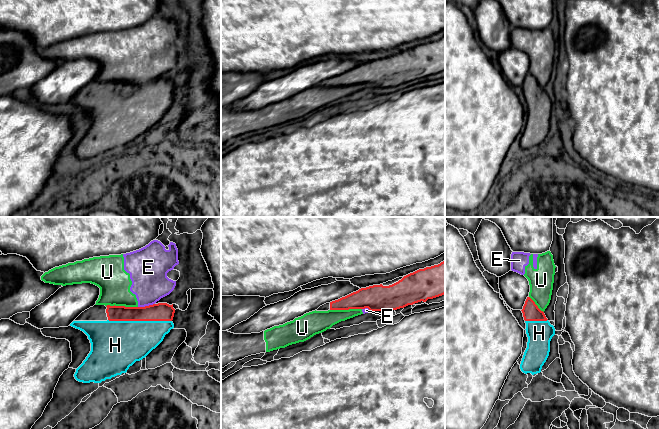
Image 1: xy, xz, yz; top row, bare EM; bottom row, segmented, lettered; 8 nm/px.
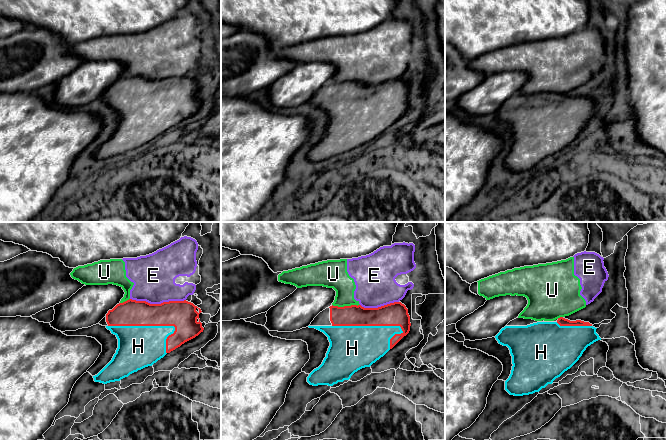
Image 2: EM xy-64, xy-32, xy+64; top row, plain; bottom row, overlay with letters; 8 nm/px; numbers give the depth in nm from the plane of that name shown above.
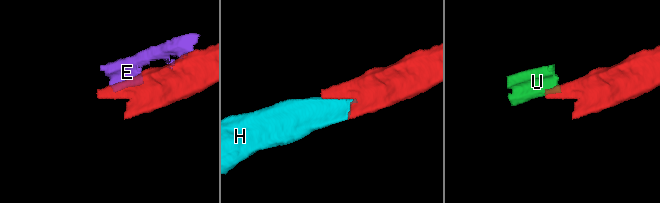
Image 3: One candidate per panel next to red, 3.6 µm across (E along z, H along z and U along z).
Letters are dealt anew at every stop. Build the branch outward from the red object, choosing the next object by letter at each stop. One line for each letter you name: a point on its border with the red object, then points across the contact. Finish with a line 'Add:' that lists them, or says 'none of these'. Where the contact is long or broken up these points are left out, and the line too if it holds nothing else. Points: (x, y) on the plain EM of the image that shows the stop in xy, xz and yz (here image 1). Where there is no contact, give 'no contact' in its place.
H: contact xy (140, 96)
Add: H

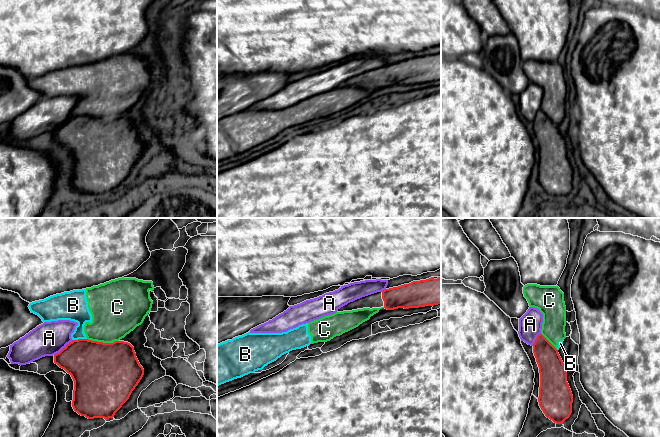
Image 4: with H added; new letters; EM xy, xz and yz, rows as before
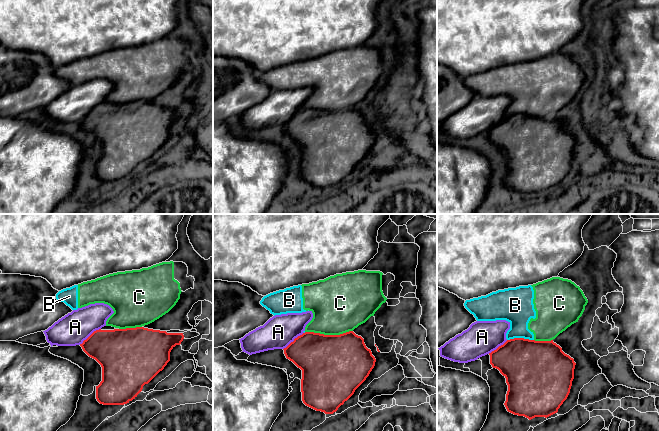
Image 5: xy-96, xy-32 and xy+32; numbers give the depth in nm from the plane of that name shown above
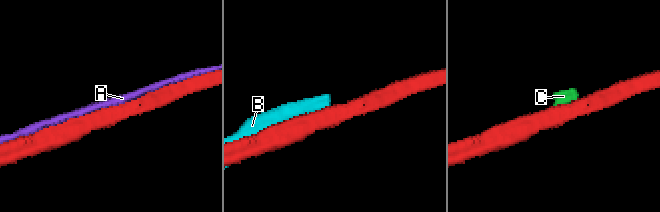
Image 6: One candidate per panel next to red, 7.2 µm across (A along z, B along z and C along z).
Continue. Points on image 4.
Add: none of these

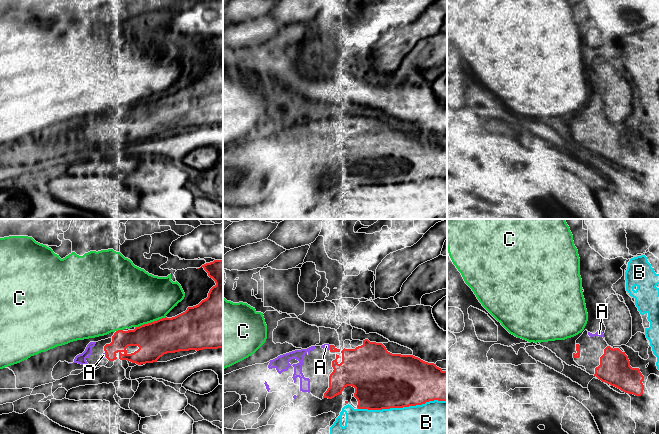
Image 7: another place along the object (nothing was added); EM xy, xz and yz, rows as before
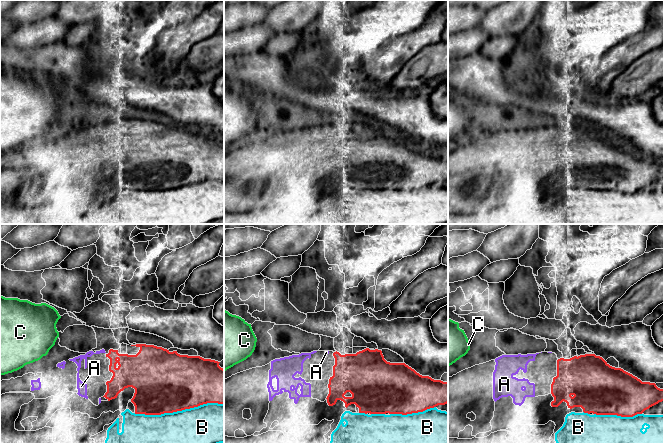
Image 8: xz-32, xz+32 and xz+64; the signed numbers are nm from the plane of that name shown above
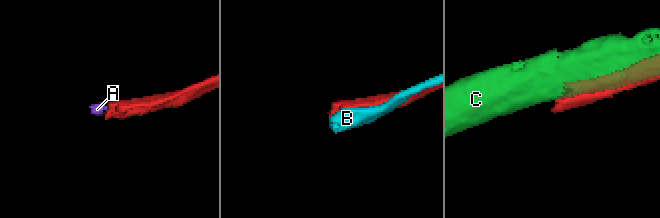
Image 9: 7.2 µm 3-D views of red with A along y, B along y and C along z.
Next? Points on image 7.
A: contact xz (330, 123)
Add: A

